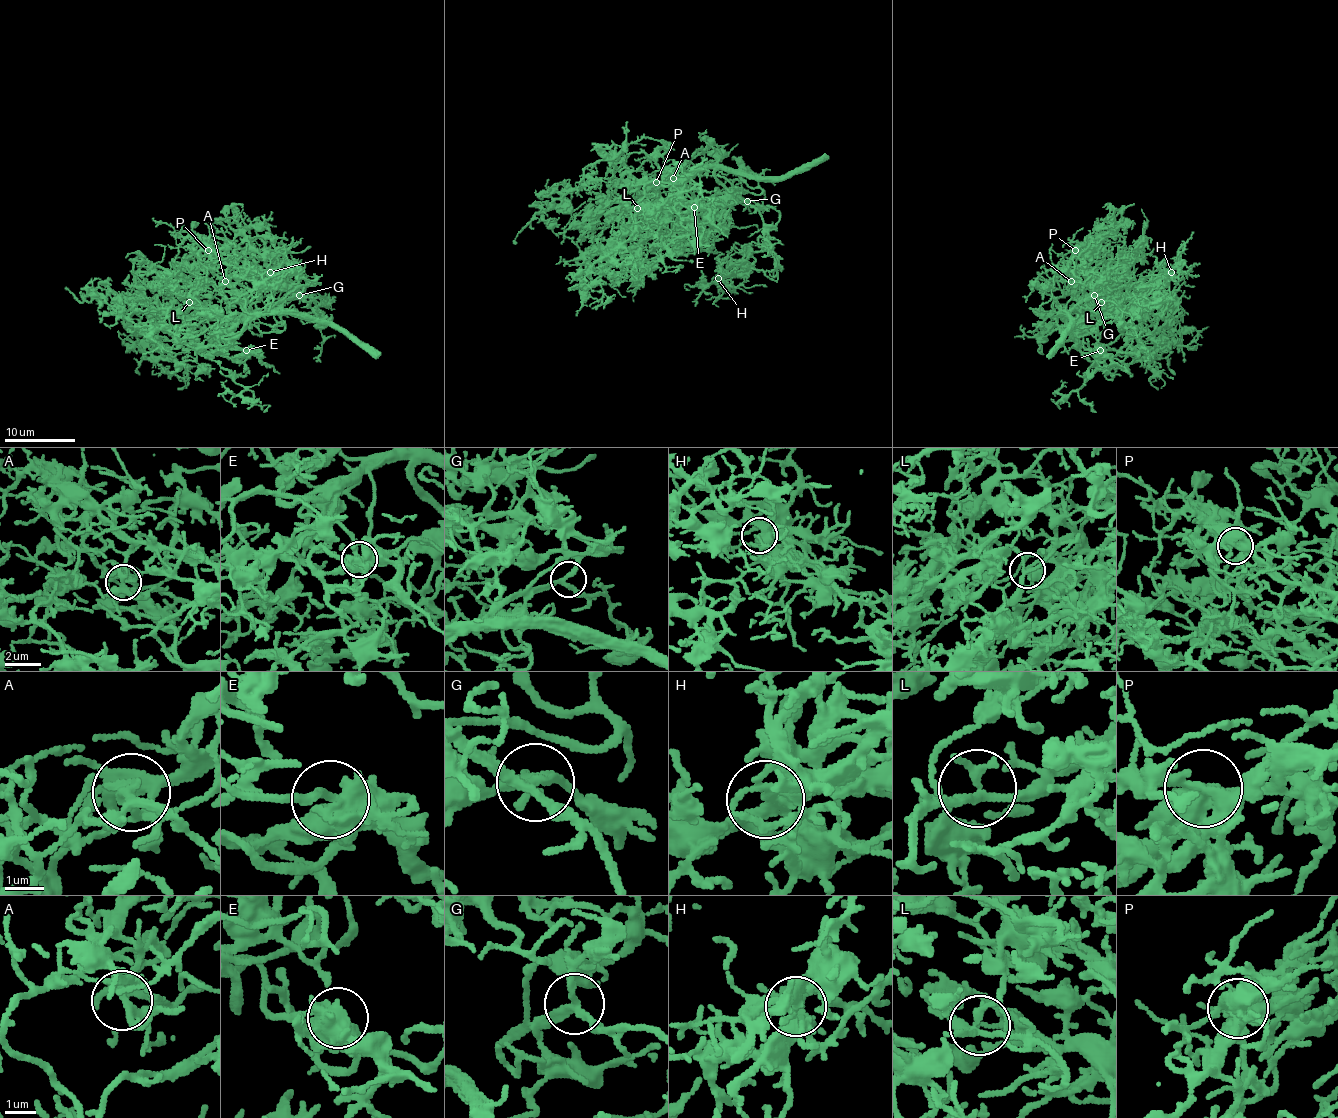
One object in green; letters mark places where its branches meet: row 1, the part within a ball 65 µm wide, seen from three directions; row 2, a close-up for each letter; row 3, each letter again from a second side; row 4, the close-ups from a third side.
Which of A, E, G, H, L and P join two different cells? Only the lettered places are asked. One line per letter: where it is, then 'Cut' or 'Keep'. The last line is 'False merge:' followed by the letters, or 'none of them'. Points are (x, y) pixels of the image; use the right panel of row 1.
A: Place: (1071, 281). Keep
E: Place: (1100, 350). Keep
G: Place: (1094, 295). Keep
H: Place: (1171, 272). Keep
L: Place: (1101, 302). Keep
P: Place: (1075, 250). Keep
False merge: none of them

